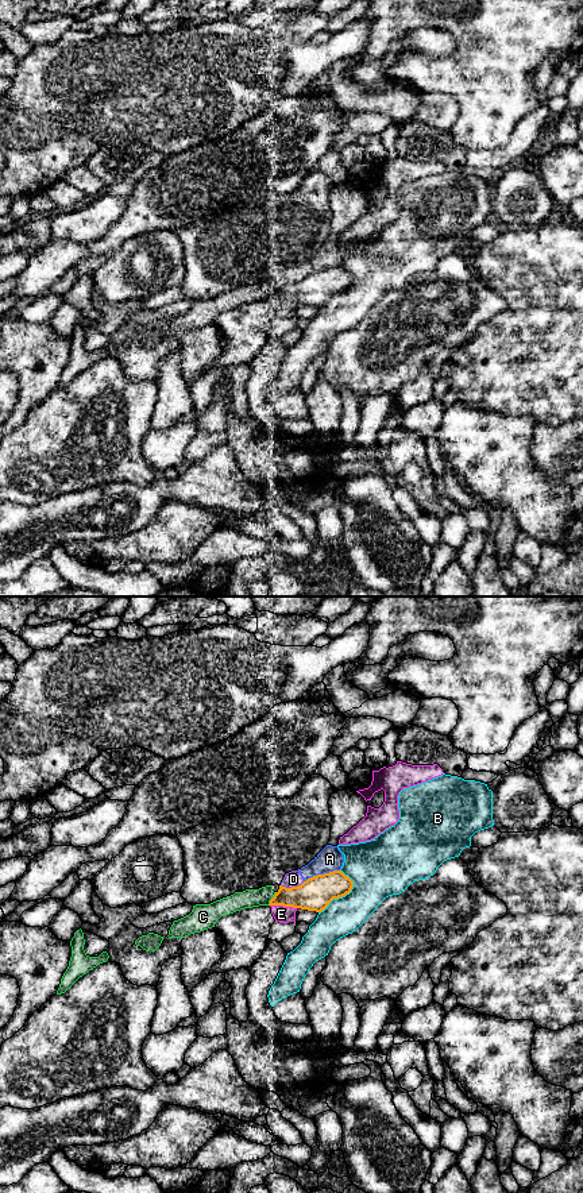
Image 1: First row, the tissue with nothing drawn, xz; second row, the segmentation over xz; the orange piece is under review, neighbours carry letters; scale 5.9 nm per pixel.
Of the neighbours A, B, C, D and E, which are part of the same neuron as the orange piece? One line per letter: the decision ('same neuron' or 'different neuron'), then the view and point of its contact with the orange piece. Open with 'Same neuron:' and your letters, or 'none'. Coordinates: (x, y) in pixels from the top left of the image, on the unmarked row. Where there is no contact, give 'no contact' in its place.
Same neuron: none
A: different neuron | xz (321, 270)
B: different neuron | xz (344, 290)
C: different neuron | xz (271, 294)
D: different neuron | xz (292, 282)
E: different neuron | xz (284, 301)

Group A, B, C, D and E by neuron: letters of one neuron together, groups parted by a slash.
A C D / B / E

